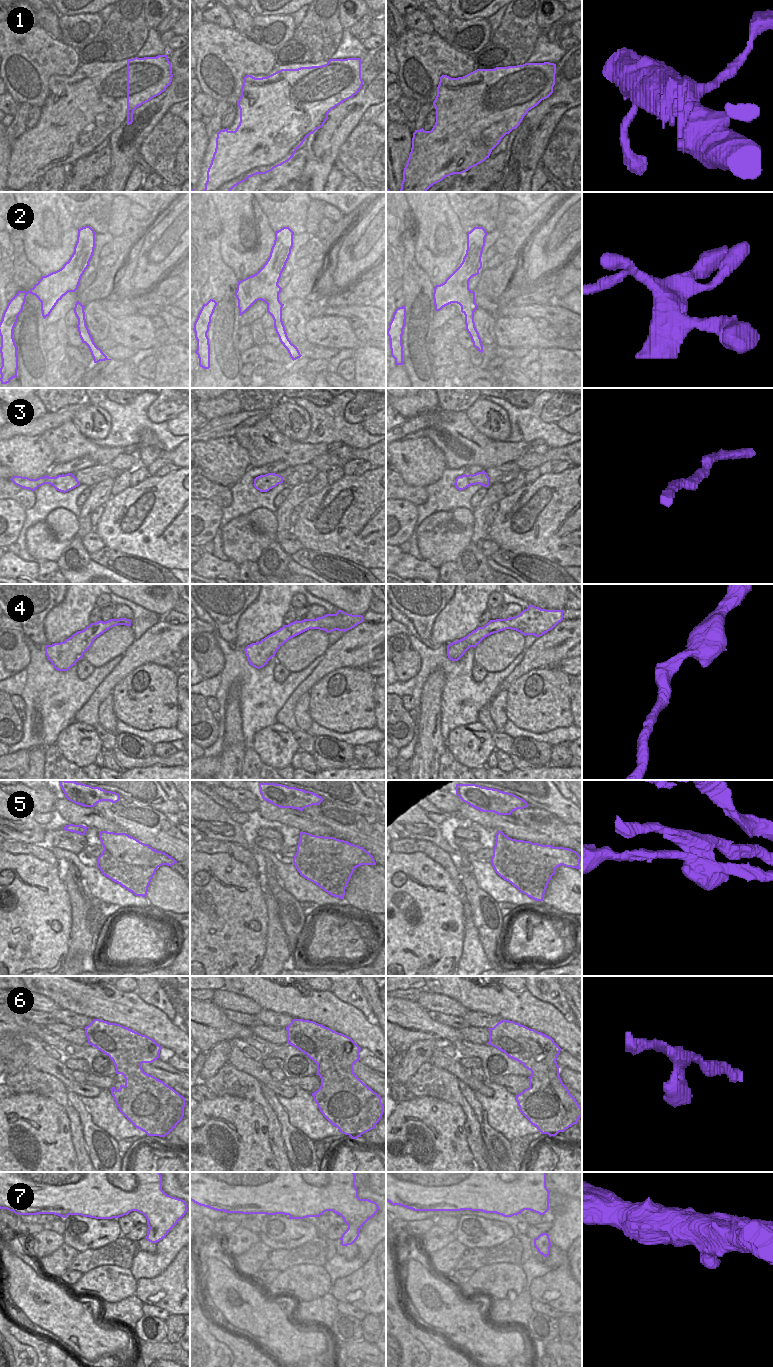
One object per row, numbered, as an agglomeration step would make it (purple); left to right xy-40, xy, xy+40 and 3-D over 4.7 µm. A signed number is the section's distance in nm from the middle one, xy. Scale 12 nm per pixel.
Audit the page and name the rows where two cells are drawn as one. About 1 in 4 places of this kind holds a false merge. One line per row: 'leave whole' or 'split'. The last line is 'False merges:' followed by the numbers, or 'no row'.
1: leave whole
2: leave whole
3: leave whole
4: leave whole
5: split
6: leave whole
7: leave whole
False merges: 5

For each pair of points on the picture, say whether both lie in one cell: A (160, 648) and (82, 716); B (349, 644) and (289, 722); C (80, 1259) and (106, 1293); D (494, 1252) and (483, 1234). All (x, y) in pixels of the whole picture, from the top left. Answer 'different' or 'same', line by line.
A: same
B: same
C: different
D: different

